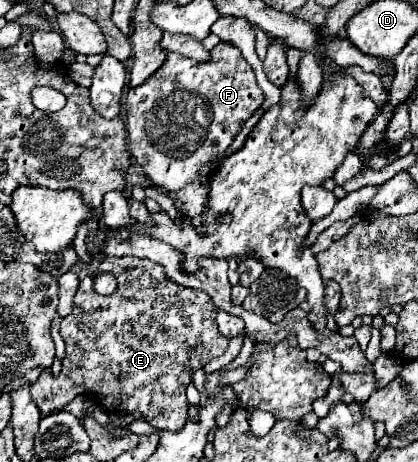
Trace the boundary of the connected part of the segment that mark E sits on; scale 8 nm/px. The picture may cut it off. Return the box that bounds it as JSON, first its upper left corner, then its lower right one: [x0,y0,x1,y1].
[30,256,228,430]

